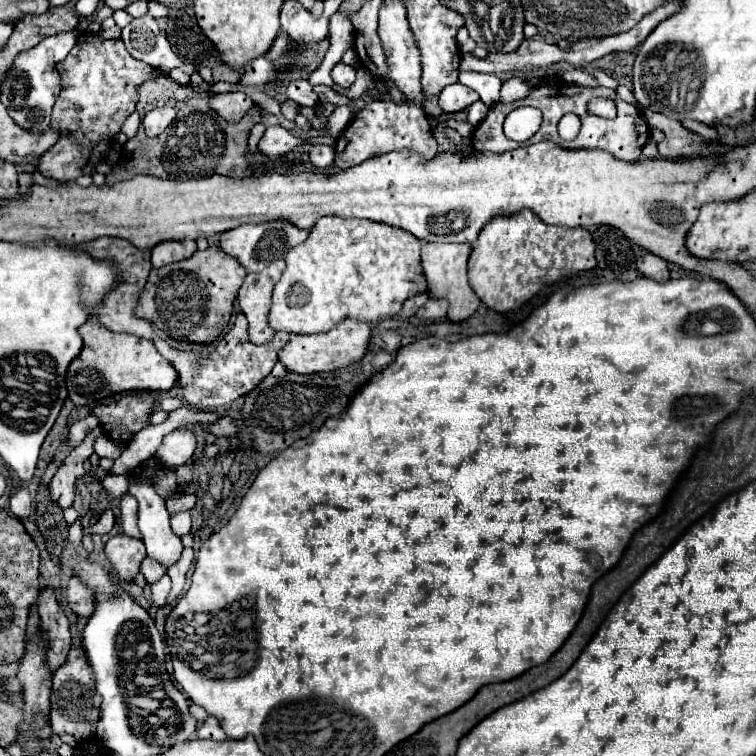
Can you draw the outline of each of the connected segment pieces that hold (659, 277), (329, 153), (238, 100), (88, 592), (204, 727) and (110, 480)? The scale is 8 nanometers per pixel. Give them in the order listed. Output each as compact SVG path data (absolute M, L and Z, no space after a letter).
M651 252L643 254L639 260L637 260L637 270L647 276L647 278L653 278L657 282L665 282L669 280L669 268L667 268L667 262Z
M315 144L311 146L309 158L311 158L311 164L317 166L319 170L331 170L333 160L335 160L335 148L327 144Z
M243 92L215 94L209 100L209 108L215 110L221 118L225 118L229 122L239 122L251 106L253 106L253 100L249 100L249 96Z
M73 576L67 584L67 600L69 606L75 614L89 618L95 610L95 592L91 588L87 588L77 576Z
M209 716L209 718L197 728L197 736L199 736L199 738L209 738L209 740L227 740L227 734L221 730L219 722L217 722L213 716Z
M107 474L107 476L103 478L103 488L107 490L107 494L109 494L111 500L113 500L113 498L121 498L123 494L127 494L127 488L129 488L127 476L125 476L125 474L121 474L121 476L117 476L117 474Z

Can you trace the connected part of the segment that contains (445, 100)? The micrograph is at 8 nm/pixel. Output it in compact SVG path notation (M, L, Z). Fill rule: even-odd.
M457 82L457 84L443 88L443 92L439 94L439 106L443 108L443 112L453 114L453 112L461 112L461 110L469 108L473 102L477 102L479 99L473 90L465 88Z

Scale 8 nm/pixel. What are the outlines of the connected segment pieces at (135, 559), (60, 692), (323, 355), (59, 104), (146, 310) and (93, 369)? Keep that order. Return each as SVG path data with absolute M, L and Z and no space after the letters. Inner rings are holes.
M117 534L105 544L105 556L111 562L113 576L121 582L131 582L139 574L141 562L147 554L145 544L141 540Z
M73 646L69 652L69 662L55 672L53 688L51 688L51 728L55 734L67 732L77 740L95 734L95 726L99 720L101 696L95 688L95 674L89 668L89 660L81 646Z
M343 320L325 334L311 334L311 336L291 334L291 340L285 344L285 348L279 354L279 362L289 372L295 372L295 374L331 372L341 366L349 366L353 362L359 362L367 350L369 338L371 338L371 324L357 322L357 320Z
M91 32L79 34L71 54L57 62L57 72L63 90L53 108L51 128L59 132L59 140L39 158L35 170L47 178L69 182L95 168L89 160L93 150L101 142L111 142L121 132L123 122L135 112L139 102L137 88L167 72L135 60L121 40L105 40L101 34Z
M207 248L205 252L193 254L193 258L185 260L185 262L177 262L173 266L163 266L163 270L151 270L149 280L137 300L135 316L155 324L159 330L167 332L175 340L185 340L191 344L211 344L227 328L237 290L241 288L241 282L245 276L247 276L245 268L241 268L235 262L235 258L229 258L219 248Z
M89 318L81 330L83 350L67 368L69 398L77 406L89 406L109 400L113 394L127 390L169 392L177 382L175 368L157 352L155 344L133 334L117 334L101 326L95 318Z

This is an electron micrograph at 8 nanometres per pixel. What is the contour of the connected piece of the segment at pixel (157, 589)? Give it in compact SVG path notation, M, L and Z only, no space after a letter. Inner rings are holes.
M165 574L160 580L152 584L152 601L155 607L159 608L165 605L171 586L172 584L168 574Z

